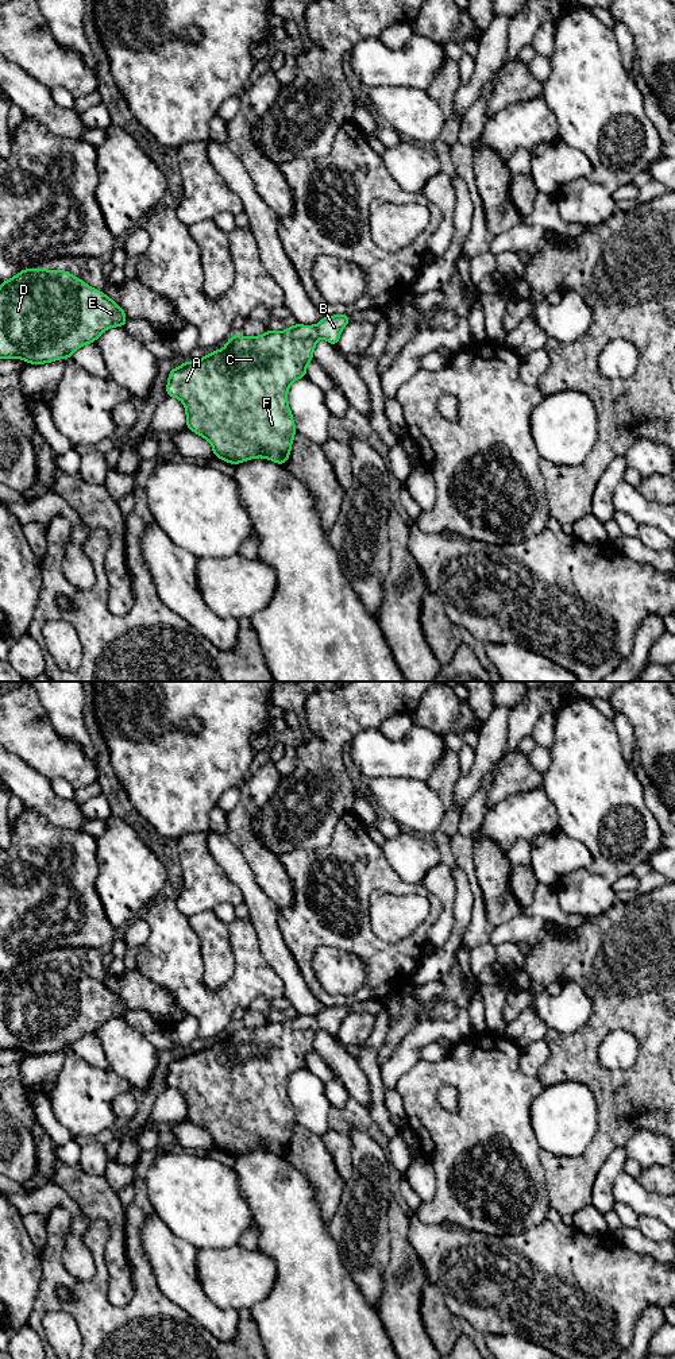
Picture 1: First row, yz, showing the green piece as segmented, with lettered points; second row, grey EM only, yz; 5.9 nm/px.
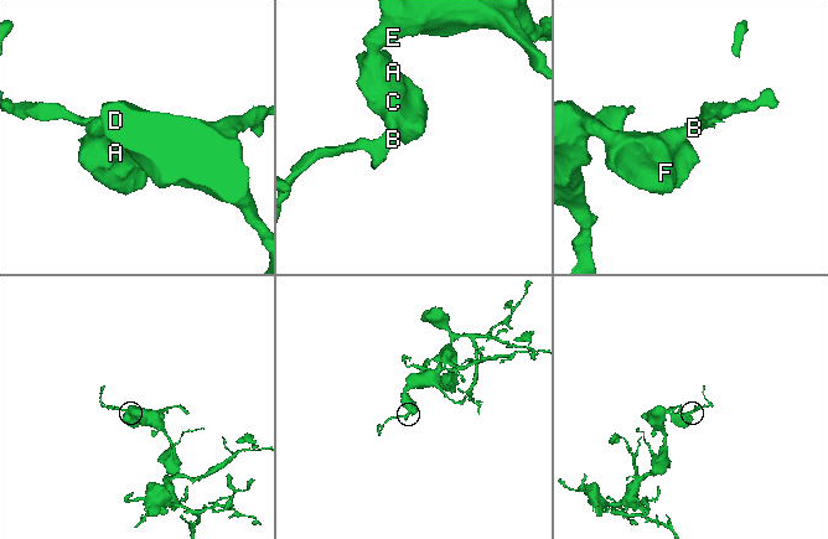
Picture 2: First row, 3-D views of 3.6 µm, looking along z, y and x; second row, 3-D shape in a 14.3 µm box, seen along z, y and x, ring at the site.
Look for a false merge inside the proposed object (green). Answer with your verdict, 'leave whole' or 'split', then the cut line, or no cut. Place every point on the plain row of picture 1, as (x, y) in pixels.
leave whole | no cut

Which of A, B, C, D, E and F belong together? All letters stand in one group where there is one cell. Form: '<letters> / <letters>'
A B C D E F

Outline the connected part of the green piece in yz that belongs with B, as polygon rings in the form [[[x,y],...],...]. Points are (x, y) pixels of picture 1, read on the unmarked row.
[[[348,1005],[325,1007],[317,1016],[294,1015],[284,1023],[266,1022],[256,1028],[234,1026],[223,1041],[196,1053],[186,1051],[169,1063],[167,1088],[182,1092],[186,1119],[207,1130],[213,1147],[231,1155],[266,1148],[286,1155],[296,1116],[288,1096],[289,1077],[306,1067],[306,1055],[320,1028],[338,1036]]]

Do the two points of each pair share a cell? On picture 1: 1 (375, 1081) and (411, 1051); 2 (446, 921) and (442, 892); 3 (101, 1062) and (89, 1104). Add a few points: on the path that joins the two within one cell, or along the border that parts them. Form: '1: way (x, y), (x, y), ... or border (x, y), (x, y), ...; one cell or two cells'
1: border (380, 1066), (384, 1087); two cells
2: way (446, 914), (446, 899); one cell
3: border (73, 1050), (88, 1062), (110, 1070); two cells

